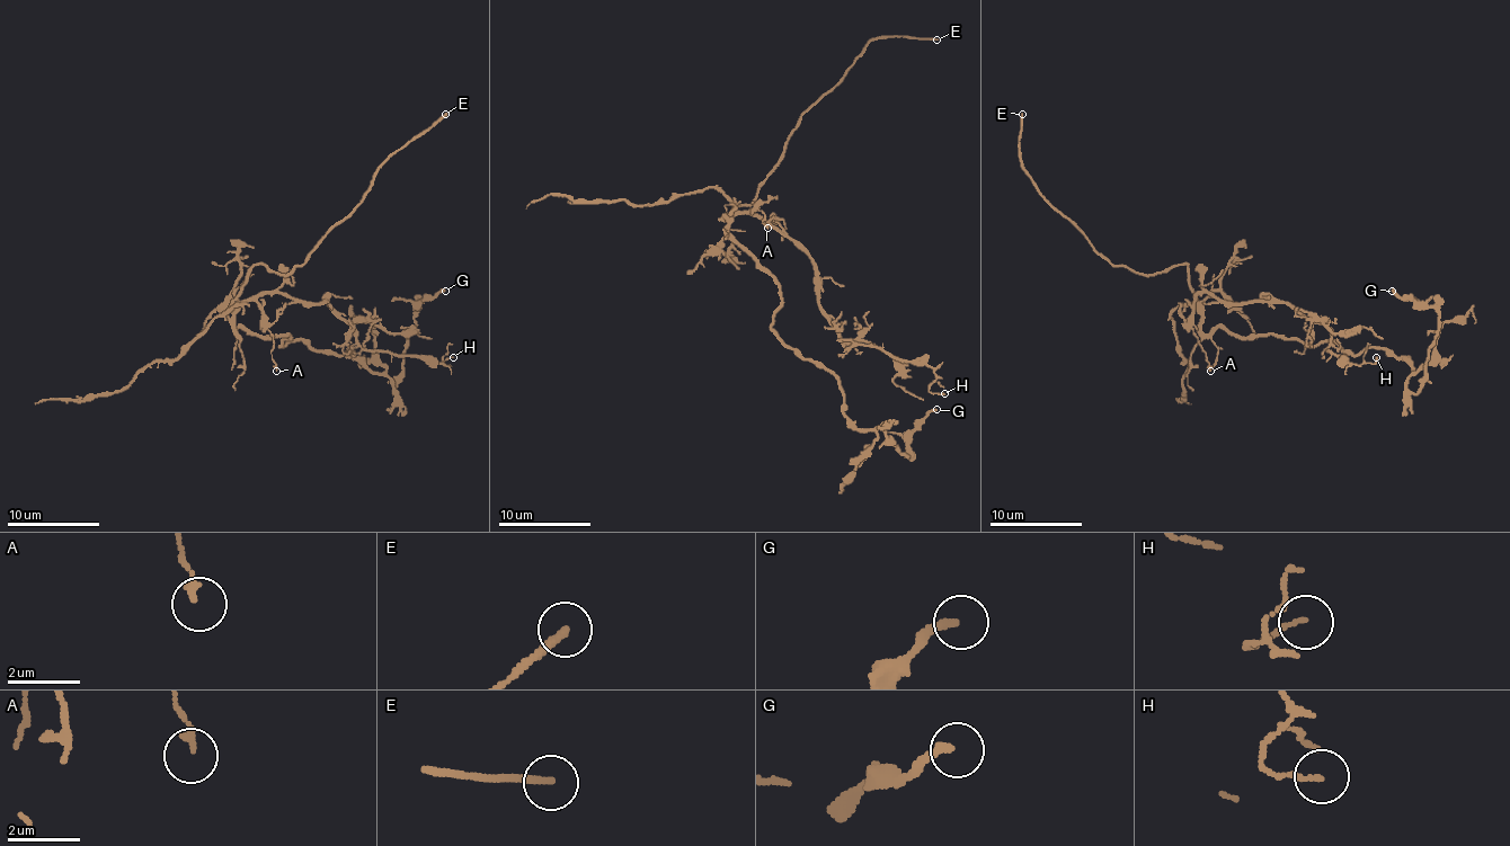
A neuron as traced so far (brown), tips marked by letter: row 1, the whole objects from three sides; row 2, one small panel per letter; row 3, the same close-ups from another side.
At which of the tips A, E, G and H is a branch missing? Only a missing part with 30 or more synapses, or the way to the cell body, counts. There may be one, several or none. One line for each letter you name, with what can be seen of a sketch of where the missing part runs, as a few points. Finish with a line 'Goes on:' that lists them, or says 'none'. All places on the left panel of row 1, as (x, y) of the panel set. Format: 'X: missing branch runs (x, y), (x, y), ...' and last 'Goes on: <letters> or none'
Goes on: E

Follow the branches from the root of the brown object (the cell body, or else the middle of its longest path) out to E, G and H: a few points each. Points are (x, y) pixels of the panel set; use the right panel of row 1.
E: (1232, 335), (1201, 330), (1186, 263), (1153, 275), (1112, 266), (1040, 194), (1020, 158), (1022, 114)
G: (1232, 335), (1332, 341), (1356, 355), (1387, 348), (1411, 366), (1415, 394), (1438, 313), (1392, 291)
H: (1232, 335), (1201, 330), (1199, 293), (1227, 302), (1289, 302), (1330, 332), (1335, 355), (1358, 366), (1376, 357)

